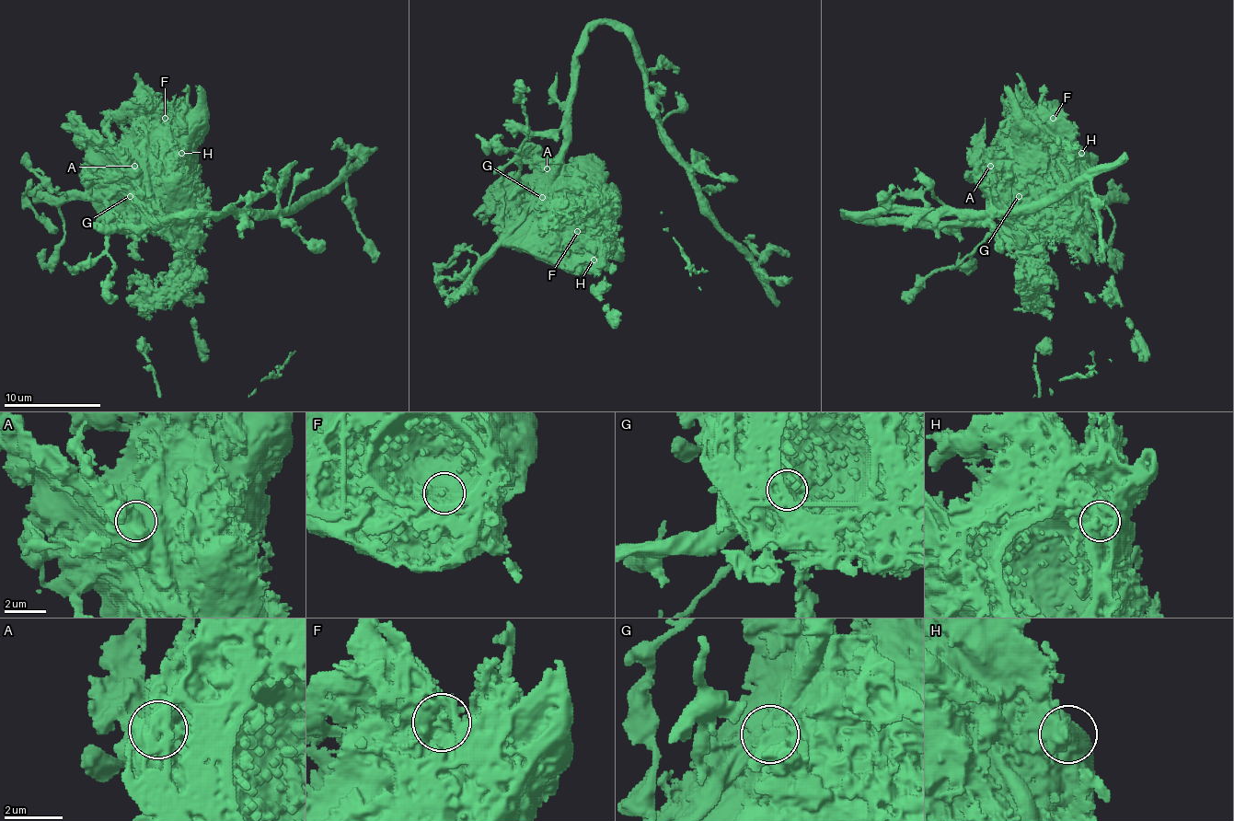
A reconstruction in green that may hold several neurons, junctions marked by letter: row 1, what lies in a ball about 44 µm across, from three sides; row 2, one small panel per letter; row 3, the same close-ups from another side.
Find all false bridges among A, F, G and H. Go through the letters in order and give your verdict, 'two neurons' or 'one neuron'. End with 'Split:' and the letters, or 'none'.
A: one neuron
F: one neuron
G: two neurons
H: one neuron
Split: G

